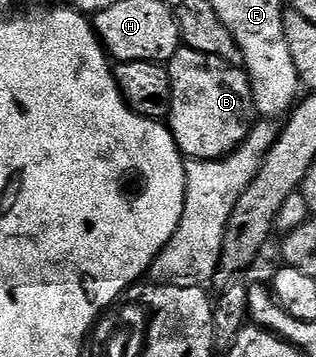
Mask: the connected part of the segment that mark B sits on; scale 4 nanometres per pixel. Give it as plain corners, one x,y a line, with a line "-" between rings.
187,47
181,48
180,52
167,62
167,66
172,84
172,102
166,124
181,153
193,161
216,161
233,153
247,139
254,124
252,84
248,82
247,72
243,68
227,65
214,55
195,53

